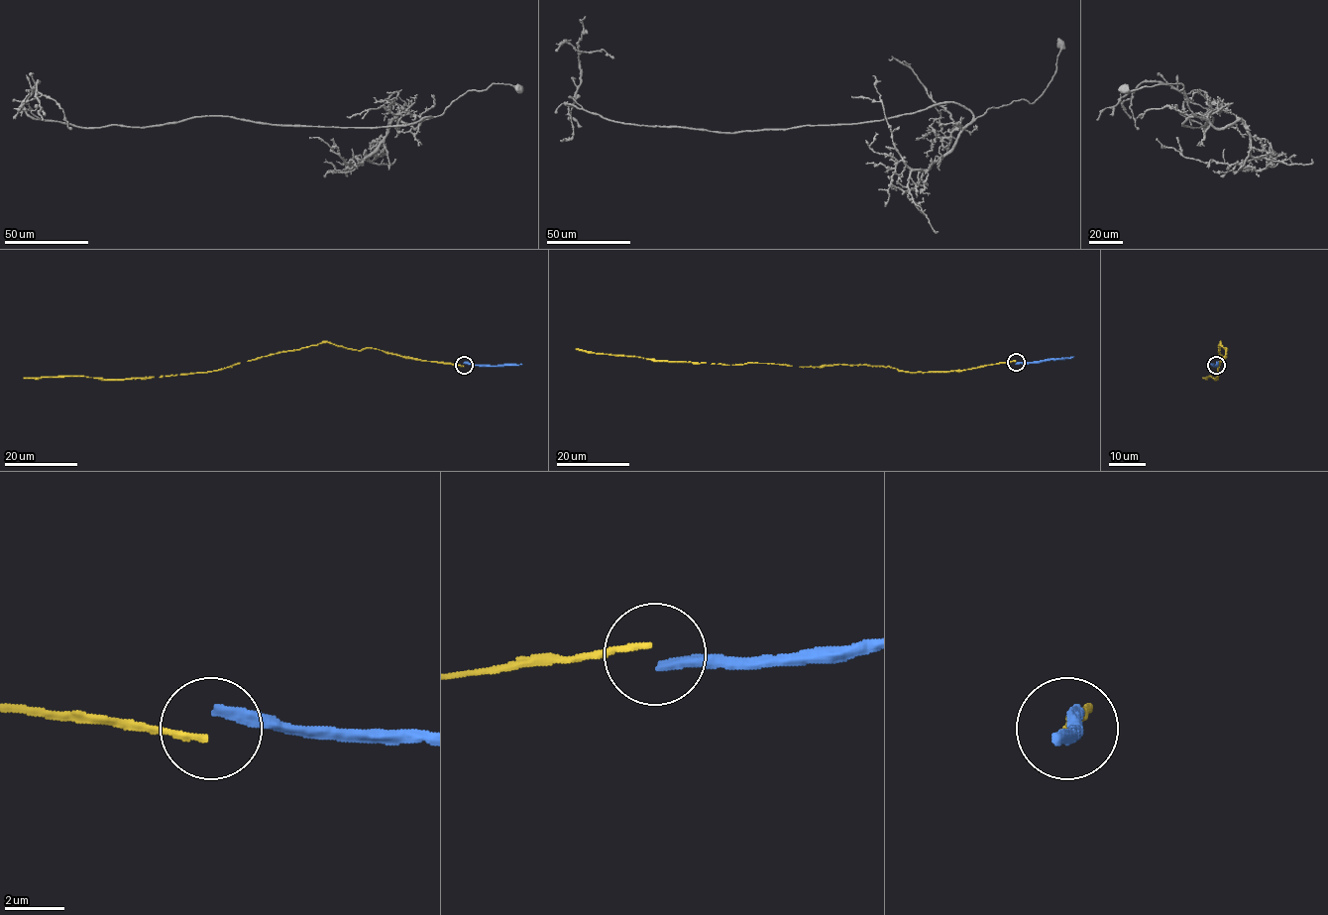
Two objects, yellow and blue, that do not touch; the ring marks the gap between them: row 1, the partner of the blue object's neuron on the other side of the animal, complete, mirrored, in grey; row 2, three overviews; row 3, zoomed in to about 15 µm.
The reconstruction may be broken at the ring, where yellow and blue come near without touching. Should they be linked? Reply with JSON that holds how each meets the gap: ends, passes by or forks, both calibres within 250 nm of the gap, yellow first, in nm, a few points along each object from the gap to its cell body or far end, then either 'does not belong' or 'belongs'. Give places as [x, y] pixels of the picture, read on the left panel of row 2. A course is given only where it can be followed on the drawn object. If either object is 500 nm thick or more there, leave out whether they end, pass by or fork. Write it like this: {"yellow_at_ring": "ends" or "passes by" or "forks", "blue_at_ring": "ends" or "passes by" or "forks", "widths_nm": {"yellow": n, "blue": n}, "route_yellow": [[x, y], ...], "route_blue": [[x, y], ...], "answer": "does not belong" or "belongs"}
{"yellow_at_ring": "ends", "blue_at_ring": "ends", "widths_nm": {"yellow": 190, "blue": 360}, "route_yellow": [[464, 366], [402, 357], [378, 349], [354, 350], [322, 342], [219, 370], [174, 376], [125, 379], [24, 378]], "route_blue": [[465, 364], [521, 364]], "answer": "does not belong"}

